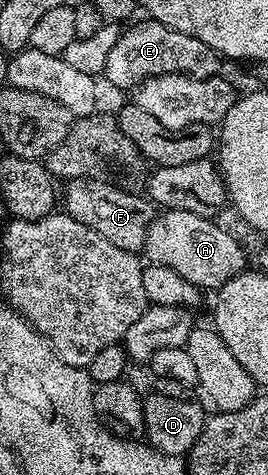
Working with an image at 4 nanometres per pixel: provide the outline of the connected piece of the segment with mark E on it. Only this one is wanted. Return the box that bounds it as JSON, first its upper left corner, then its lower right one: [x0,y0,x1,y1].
[104,20,223,91]

